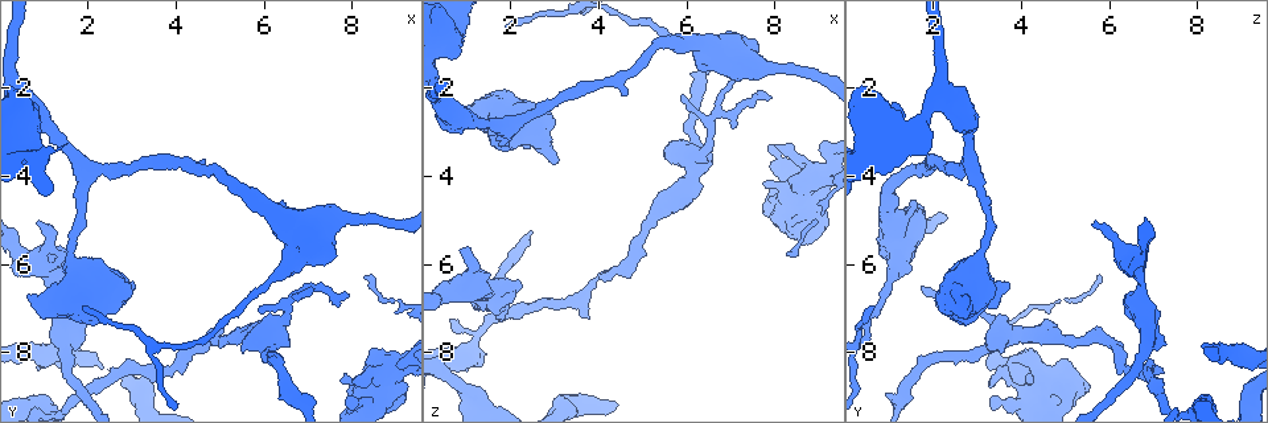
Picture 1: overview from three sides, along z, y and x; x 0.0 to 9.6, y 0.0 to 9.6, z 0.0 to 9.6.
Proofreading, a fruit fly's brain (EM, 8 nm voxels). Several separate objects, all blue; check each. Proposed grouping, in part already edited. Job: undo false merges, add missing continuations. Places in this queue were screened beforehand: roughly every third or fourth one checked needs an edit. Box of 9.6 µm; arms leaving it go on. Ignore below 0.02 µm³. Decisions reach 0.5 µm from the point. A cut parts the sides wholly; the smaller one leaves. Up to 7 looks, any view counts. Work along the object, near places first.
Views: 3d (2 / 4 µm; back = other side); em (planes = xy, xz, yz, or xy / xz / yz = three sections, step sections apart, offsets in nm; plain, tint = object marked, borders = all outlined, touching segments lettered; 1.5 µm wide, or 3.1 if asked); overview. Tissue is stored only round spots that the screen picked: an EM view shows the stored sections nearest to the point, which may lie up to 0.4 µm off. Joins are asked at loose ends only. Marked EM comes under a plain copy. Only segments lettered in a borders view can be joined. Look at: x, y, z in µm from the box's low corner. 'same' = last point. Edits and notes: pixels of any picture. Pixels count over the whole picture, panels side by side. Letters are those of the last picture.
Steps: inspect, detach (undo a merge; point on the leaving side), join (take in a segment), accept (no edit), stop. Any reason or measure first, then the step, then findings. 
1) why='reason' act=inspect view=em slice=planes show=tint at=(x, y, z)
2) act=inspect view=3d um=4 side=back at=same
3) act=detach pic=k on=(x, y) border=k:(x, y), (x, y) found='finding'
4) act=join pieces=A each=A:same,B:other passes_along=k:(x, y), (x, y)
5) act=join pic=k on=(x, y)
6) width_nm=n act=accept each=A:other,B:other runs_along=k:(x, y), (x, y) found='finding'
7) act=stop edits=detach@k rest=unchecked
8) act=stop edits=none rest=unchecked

why='free end' act=inspect view=3d um=2 side=back at=(0.85, 5.15, 5.65)

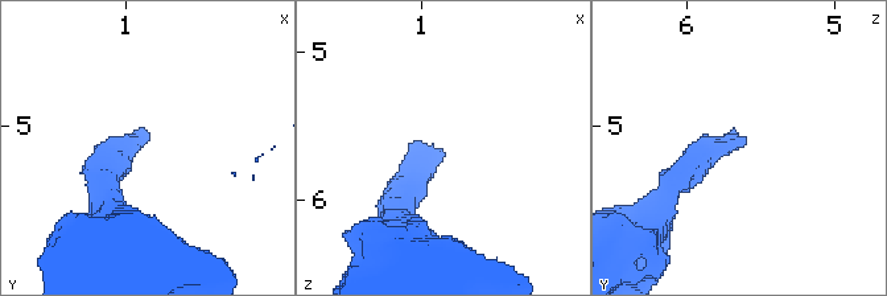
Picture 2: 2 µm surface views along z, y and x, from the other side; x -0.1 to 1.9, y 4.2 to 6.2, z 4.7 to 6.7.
act=inspect view=em slice=xz step=4 show=tint at=(0.82, 5.12, 5.68)

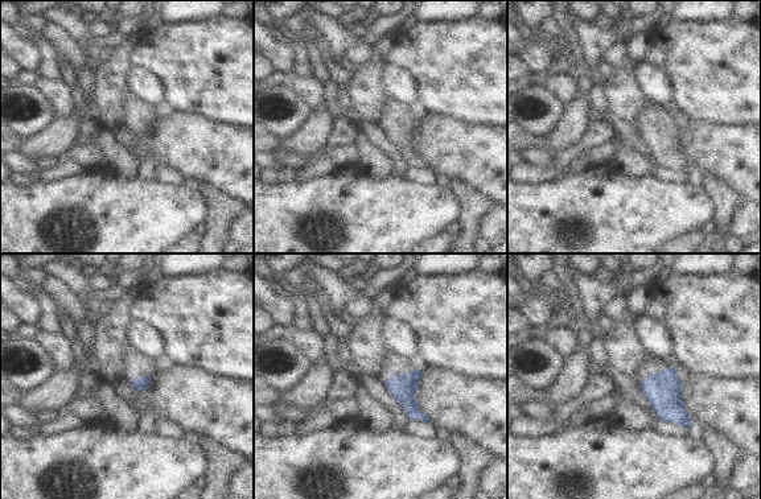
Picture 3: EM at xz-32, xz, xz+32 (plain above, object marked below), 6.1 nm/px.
why='cut it another way' act=inspect view=em slice=planes show=borders at=same

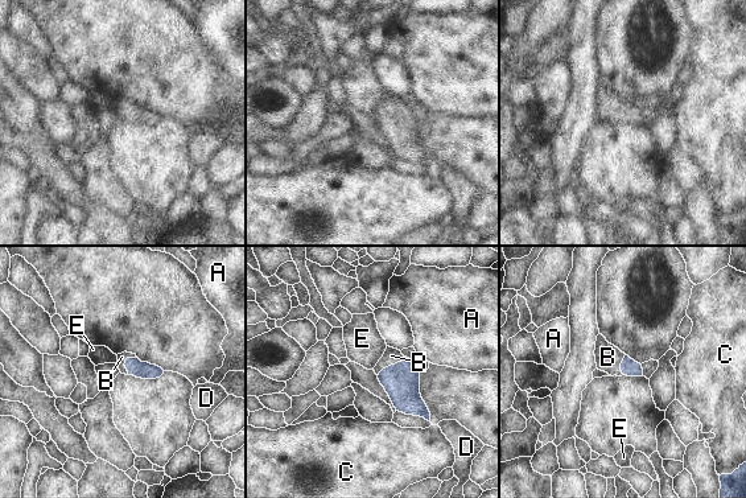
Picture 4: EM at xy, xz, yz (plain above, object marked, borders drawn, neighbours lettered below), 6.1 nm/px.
act=join pieces=B each=A:other,B:same,C:other,D:other,E:other found='it goes on there'

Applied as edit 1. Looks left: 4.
why='see it whole again' act=inspect view=overview

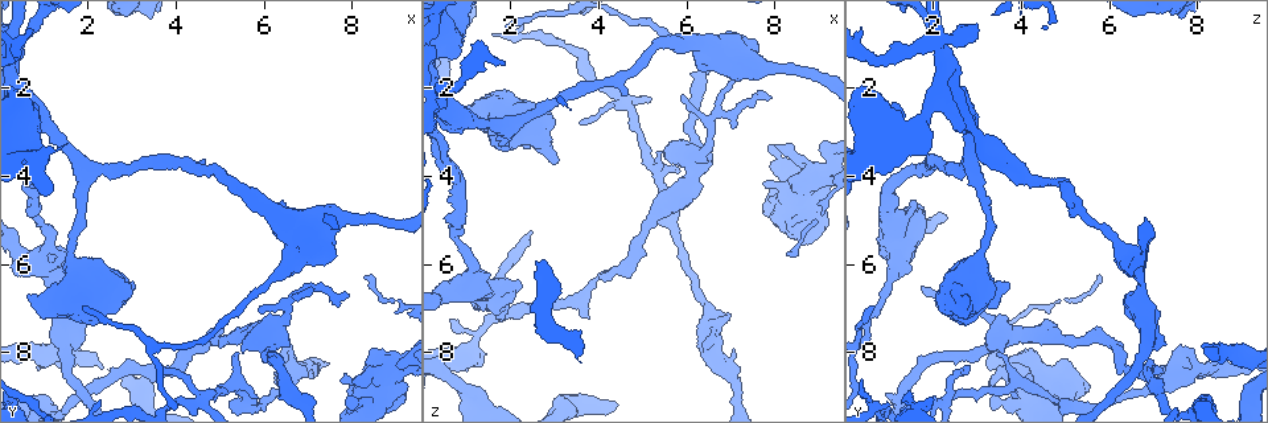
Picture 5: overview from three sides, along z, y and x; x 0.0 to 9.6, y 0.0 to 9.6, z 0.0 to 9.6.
why='thin end' act=inspect view=em slice=xy step=8 show=tint at=(7.90, 6.60, 2.15)

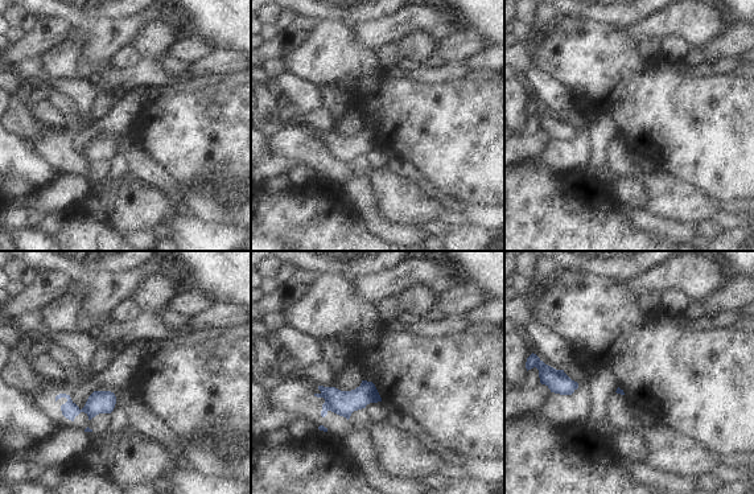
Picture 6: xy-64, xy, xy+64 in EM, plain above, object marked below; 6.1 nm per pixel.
act=inspect view=em slice=planes show=borders at=same

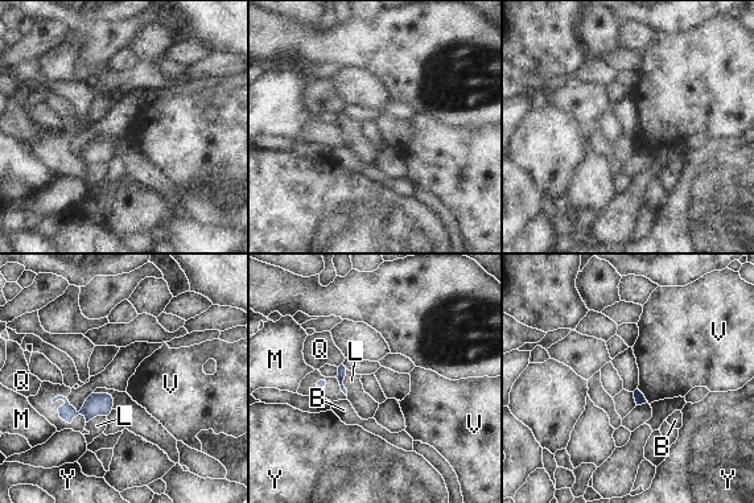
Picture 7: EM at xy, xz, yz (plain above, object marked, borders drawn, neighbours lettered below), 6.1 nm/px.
act=accept each=B:other,L:other,M:other,Q:other,V:other,Y:other border=7:(637, 388), (649, 402) found='none of them fits'

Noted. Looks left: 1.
act=stop edits=join@4 rest=unchecked

